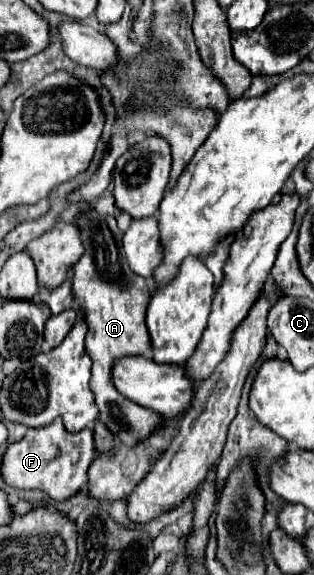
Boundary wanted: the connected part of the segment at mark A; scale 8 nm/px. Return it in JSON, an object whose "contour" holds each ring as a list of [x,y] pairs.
{"contour":[[[83,205],[81,217],[75,221],[81,229],[85,253],[71,269],[73,291],[77,299],[83,299],[83,313],[89,325],[85,347],[93,359],[91,391],[99,407],[99,421],[113,433],[117,443],[137,445],[151,437],[151,433],[163,427],[163,417],[151,409],[145,409],[127,397],[123,397],[111,379],[113,363],[123,357],[145,355],[151,349],[151,339],[145,327],[145,309],[151,299],[147,279],[131,273],[123,253],[123,231],[117,227],[115,217],[101,217],[91,207]]]}

